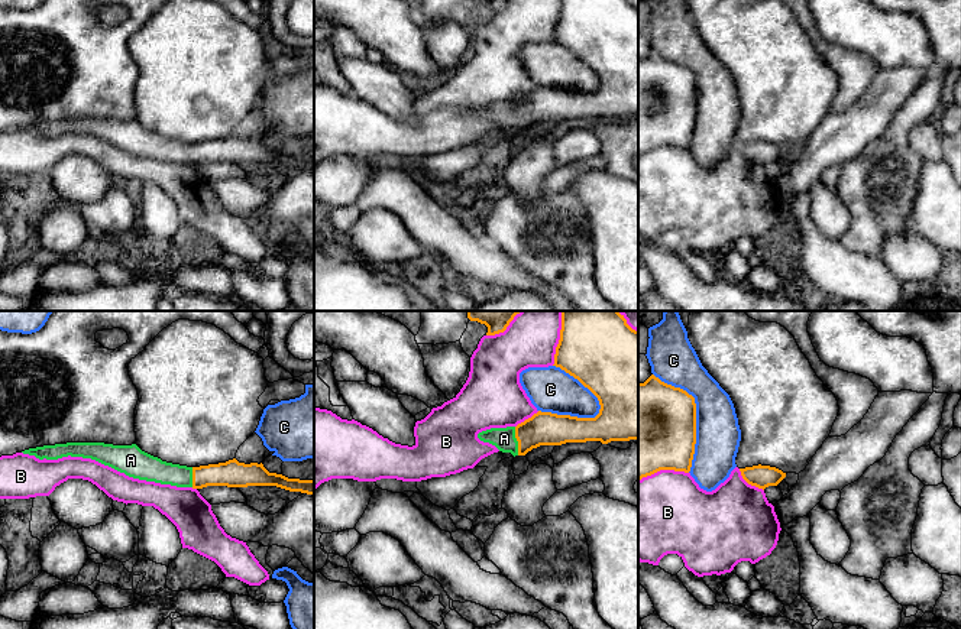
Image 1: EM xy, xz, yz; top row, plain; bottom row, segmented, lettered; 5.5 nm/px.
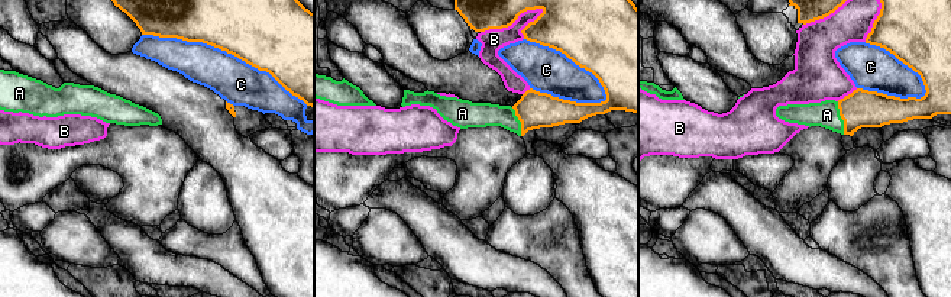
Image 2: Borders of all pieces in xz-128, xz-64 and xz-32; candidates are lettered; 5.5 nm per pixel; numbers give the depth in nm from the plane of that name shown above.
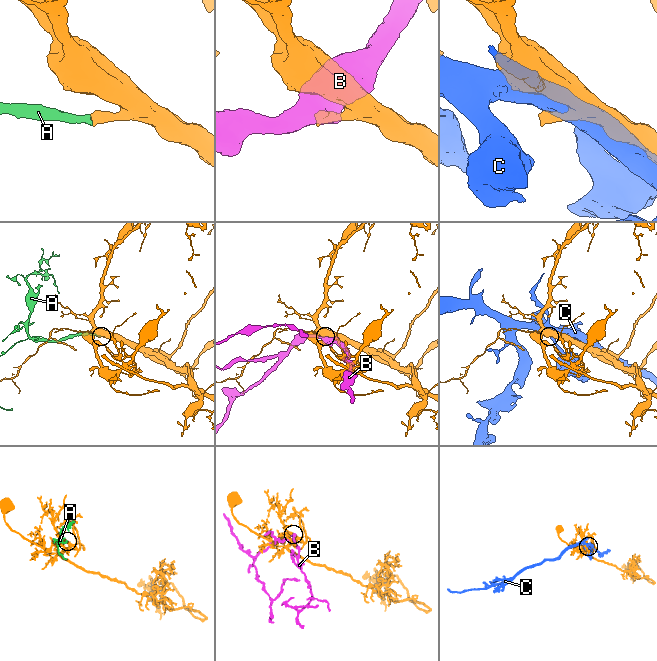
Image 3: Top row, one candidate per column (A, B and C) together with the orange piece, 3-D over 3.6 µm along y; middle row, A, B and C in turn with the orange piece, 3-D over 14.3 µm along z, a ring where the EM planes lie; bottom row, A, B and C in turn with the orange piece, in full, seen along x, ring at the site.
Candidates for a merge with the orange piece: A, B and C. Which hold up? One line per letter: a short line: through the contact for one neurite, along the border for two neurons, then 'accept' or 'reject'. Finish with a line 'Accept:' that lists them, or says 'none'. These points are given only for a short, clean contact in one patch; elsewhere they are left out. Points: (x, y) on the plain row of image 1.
A: xz (543, 104), (517, 116), (504, 114) | accept
B: reject
C: reject
Accept: A

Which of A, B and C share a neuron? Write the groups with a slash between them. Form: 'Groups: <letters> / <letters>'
Groups: A / B / C

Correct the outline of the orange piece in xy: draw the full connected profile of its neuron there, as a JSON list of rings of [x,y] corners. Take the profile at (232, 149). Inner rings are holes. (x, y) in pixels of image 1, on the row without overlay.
[[[67,119],[29,124],[22,129],[39,136],[58,136],[68,132],[91,134],[129,153],[177,163],[276,162],[314,172],[314,156],[288,155],[282,150],[269,149],[262,139],[245,140],[236,134],[219,140],[187,143],[162,137],[142,127],[136,120],[113,121],[104,119]]]

